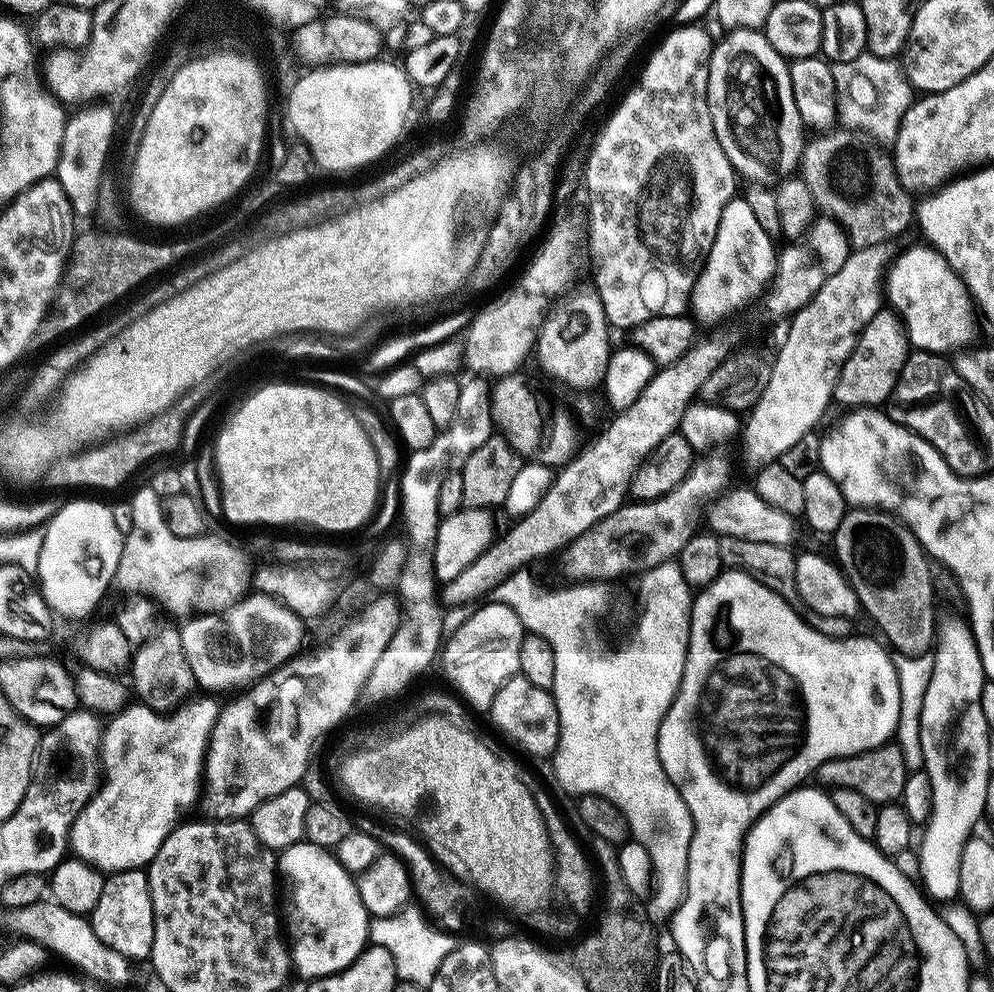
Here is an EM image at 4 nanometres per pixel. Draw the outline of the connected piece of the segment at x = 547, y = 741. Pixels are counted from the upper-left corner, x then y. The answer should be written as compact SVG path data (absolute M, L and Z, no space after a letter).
M512 676L498 690L490 709L492 720L500 732L505 732L520 748L525 748L532 756L551 757L560 741L560 723L556 700L547 688L534 686L525 676Z

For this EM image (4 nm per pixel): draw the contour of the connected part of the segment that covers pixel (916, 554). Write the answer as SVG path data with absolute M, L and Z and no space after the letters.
M853 507L842 518L842 526L838 526L834 540L836 540L835 561L847 577L848 585L852 587L859 607L880 627L879 635L893 649L896 647L895 651L899 655L929 655L938 636L938 619L936 620L936 608L932 605L932 574L928 570L930 560L924 547L916 540L916 535L887 512L874 508Z

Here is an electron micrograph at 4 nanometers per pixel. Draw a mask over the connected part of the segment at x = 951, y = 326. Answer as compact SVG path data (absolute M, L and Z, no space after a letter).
M931 246L923 247L910 248L892 260L886 273L887 303L893 304L889 305L900 317L913 349L937 354L967 349L978 318L972 293L941 252Z

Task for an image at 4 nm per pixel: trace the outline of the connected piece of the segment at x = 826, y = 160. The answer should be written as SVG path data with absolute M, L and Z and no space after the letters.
M832 130L827 134L817 135L805 145L801 160L800 174L810 188L817 209L825 217L833 218L843 225L853 249L874 246L878 243L894 241L895 236L903 234L908 223L914 220L914 200L896 173L896 166L891 155L888 156L881 145L857 134L855 131L840 132Z

